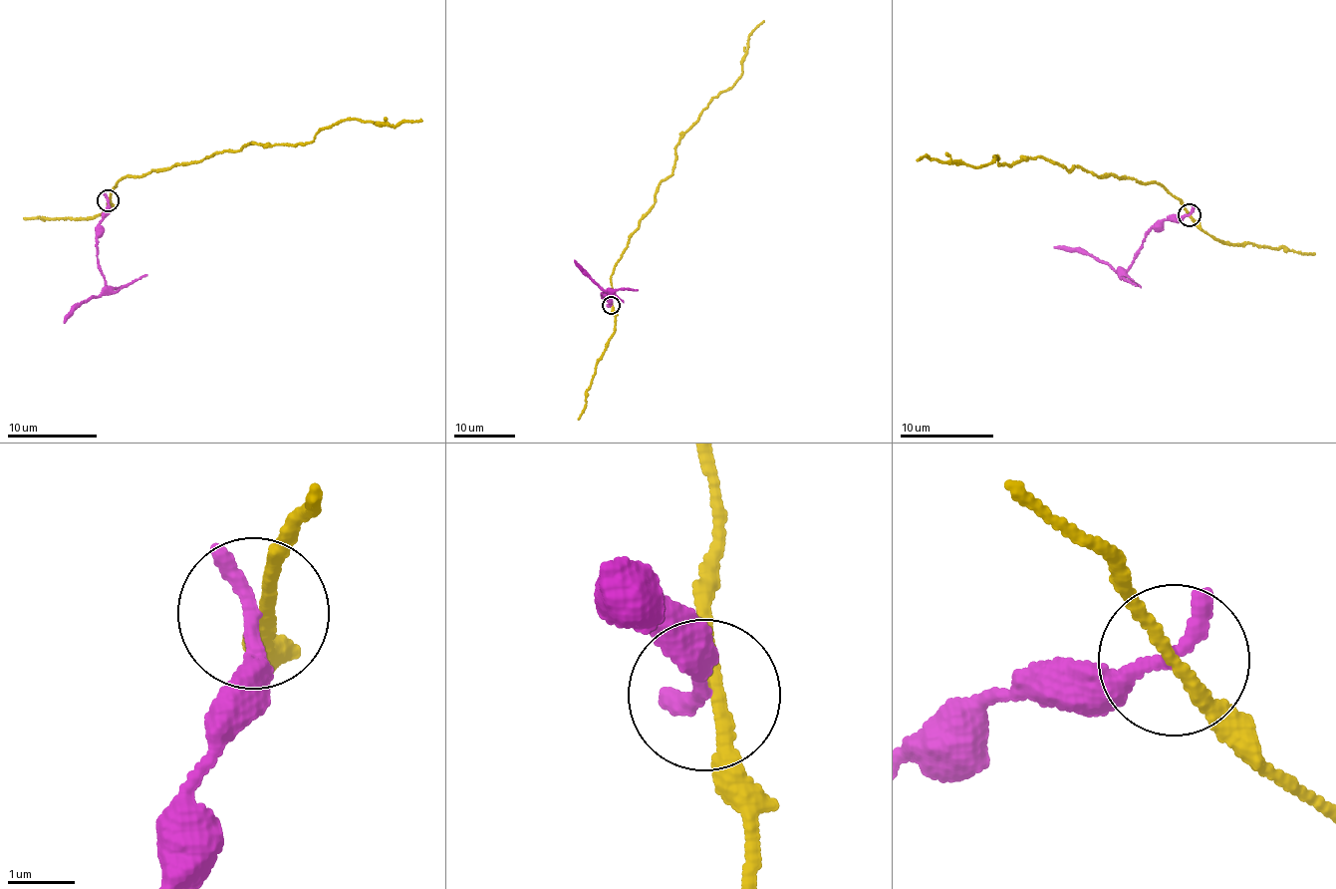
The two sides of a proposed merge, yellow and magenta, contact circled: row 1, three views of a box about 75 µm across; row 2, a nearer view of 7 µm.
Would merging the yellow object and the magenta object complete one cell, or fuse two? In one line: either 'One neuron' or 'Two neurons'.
Two neurons

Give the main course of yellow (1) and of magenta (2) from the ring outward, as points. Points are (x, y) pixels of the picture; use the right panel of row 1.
1: (1190, 214), (1163, 185), (1035, 158), (1010, 165), (996, 156), (976, 167), (916, 159)
2: (1190, 214), (1162, 221), (1148, 232), (1132, 263), (1117, 271), (1091, 256), (1054, 247)

